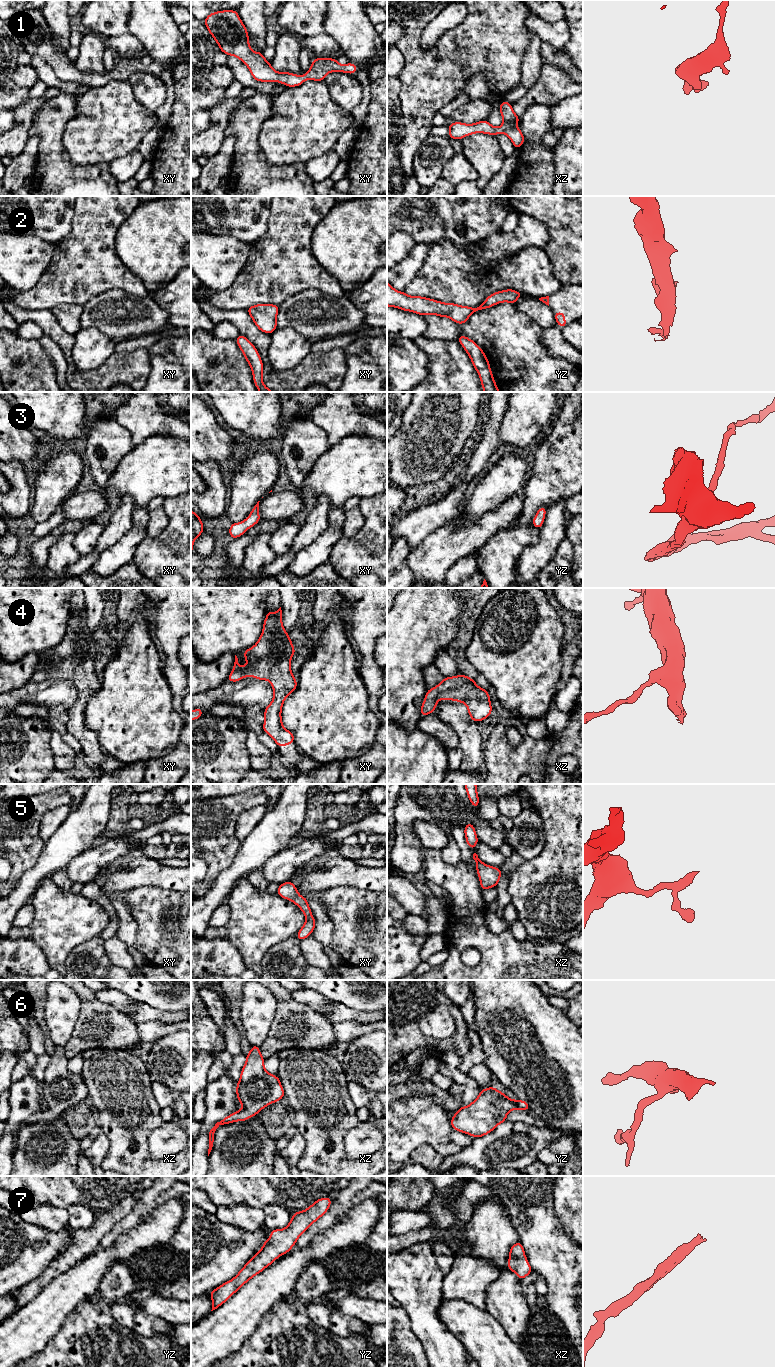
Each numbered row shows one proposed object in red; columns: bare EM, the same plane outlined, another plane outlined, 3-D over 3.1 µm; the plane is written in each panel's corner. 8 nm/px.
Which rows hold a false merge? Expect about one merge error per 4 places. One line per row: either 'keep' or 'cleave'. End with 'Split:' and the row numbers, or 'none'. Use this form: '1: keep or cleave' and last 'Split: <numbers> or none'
1: keep
2: keep
3: keep
4: keep
5: keep
6: keep
7: keep
Split: none

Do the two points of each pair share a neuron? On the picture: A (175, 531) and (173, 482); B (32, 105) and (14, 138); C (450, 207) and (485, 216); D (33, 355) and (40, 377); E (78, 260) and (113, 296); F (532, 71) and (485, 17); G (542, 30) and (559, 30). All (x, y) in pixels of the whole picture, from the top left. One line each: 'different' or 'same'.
A: different
B: same
C: same
D: same
E: different
F: different
G: same

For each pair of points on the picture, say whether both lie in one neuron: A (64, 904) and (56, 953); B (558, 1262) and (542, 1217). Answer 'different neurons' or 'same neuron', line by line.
A: same neuron
B: same neuron

